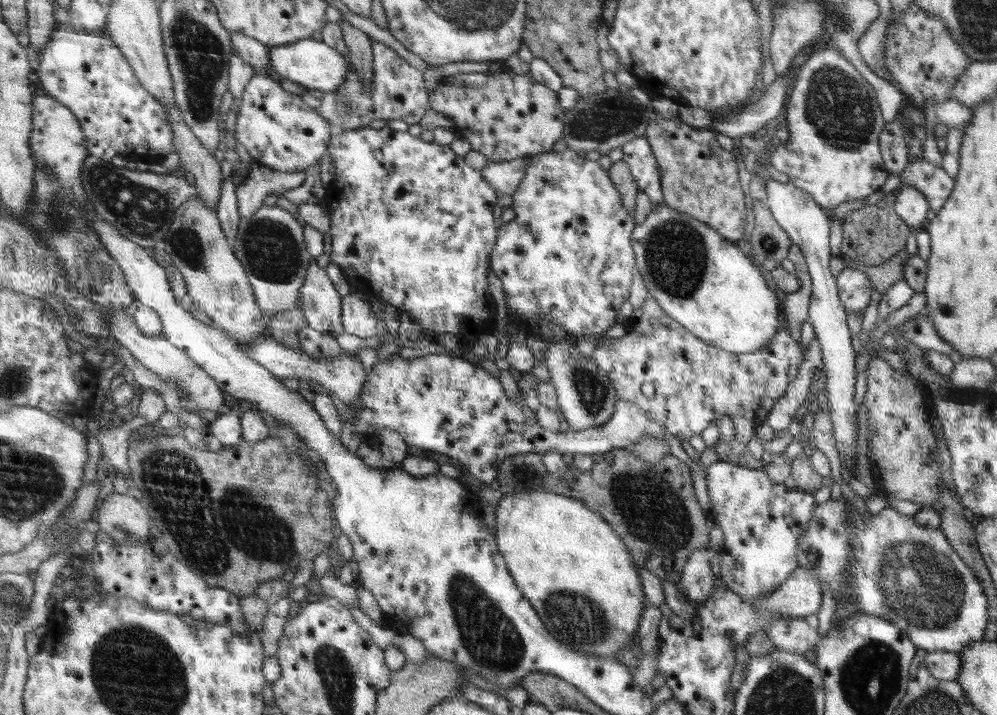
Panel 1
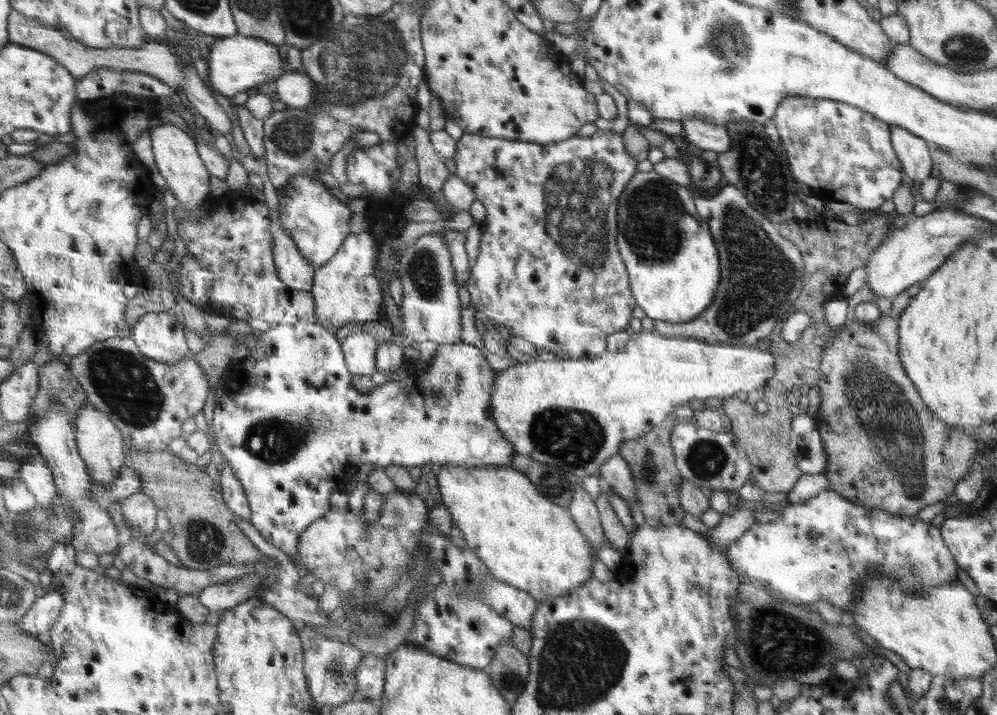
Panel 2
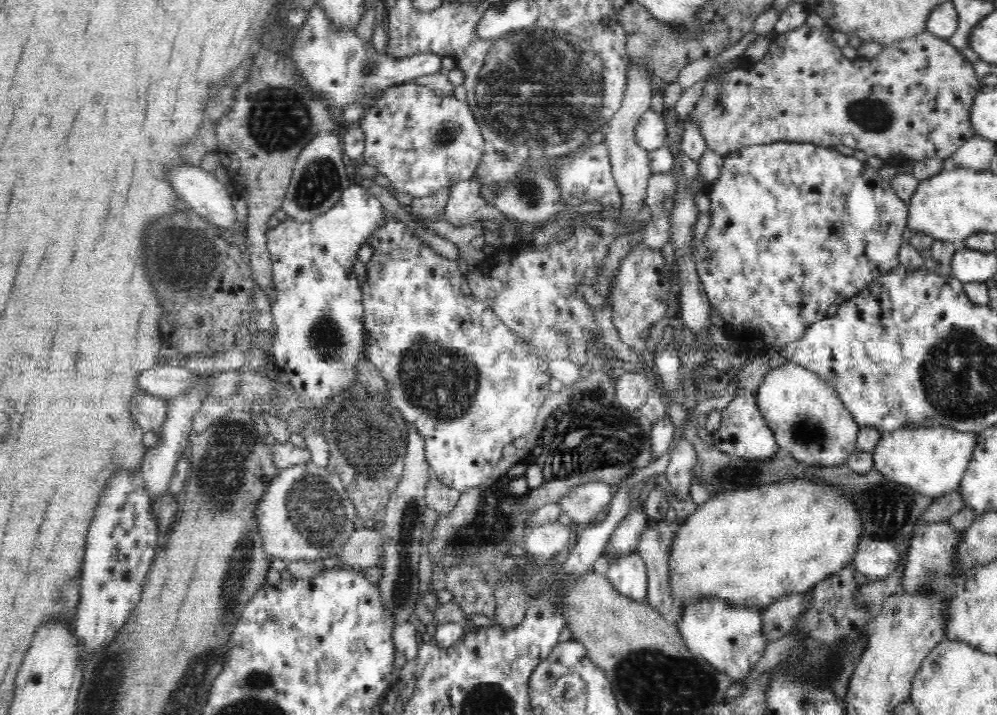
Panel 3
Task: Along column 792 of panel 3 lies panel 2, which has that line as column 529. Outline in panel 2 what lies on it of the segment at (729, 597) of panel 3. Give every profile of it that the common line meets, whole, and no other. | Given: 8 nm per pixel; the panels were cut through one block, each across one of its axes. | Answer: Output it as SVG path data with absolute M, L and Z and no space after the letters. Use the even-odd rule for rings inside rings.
M444 465L436 477L442 506L450 511L452 520L460 528L467 547L478 554L487 569L498 580L528 591L536 601L559 597L594 578L592 570L596 556L574 519L571 511L544 498L533 482L511 465L463 467Z

